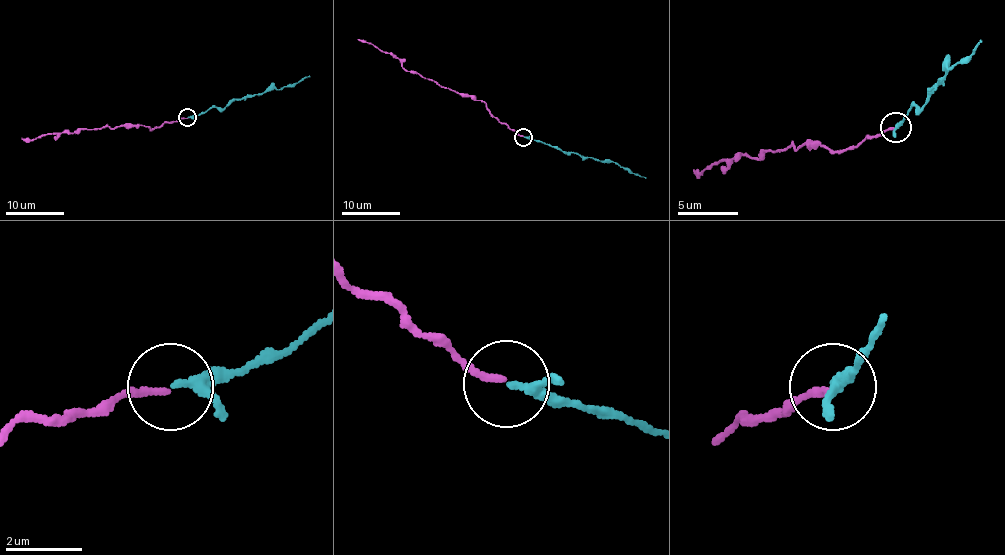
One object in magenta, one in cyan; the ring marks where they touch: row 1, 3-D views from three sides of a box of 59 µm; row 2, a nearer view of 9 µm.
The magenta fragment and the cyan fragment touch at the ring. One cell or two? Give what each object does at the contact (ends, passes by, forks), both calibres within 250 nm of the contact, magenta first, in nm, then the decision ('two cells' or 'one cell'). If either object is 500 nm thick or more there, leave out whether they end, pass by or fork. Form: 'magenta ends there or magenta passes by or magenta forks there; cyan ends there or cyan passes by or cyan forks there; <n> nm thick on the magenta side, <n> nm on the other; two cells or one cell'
magenta ends there; cyan passes by; 170 nm thick on the magenta side, 180 nm on the other; one cell

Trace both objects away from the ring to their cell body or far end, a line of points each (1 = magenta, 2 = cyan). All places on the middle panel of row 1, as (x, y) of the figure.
1: (523, 135), (501, 124), (479, 101), (462, 96), (408, 71), (392, 54), (357, 39)
2: (523, 137), (584, 157), (609, 160), (645, 178)

